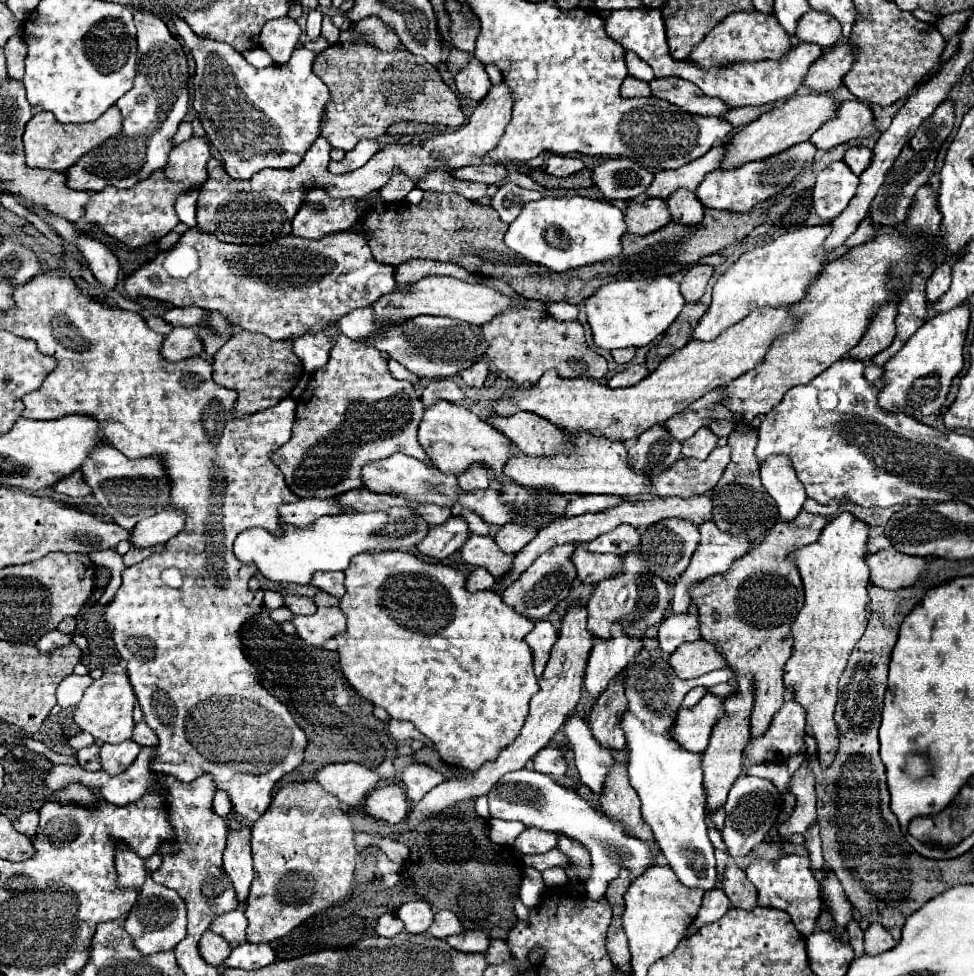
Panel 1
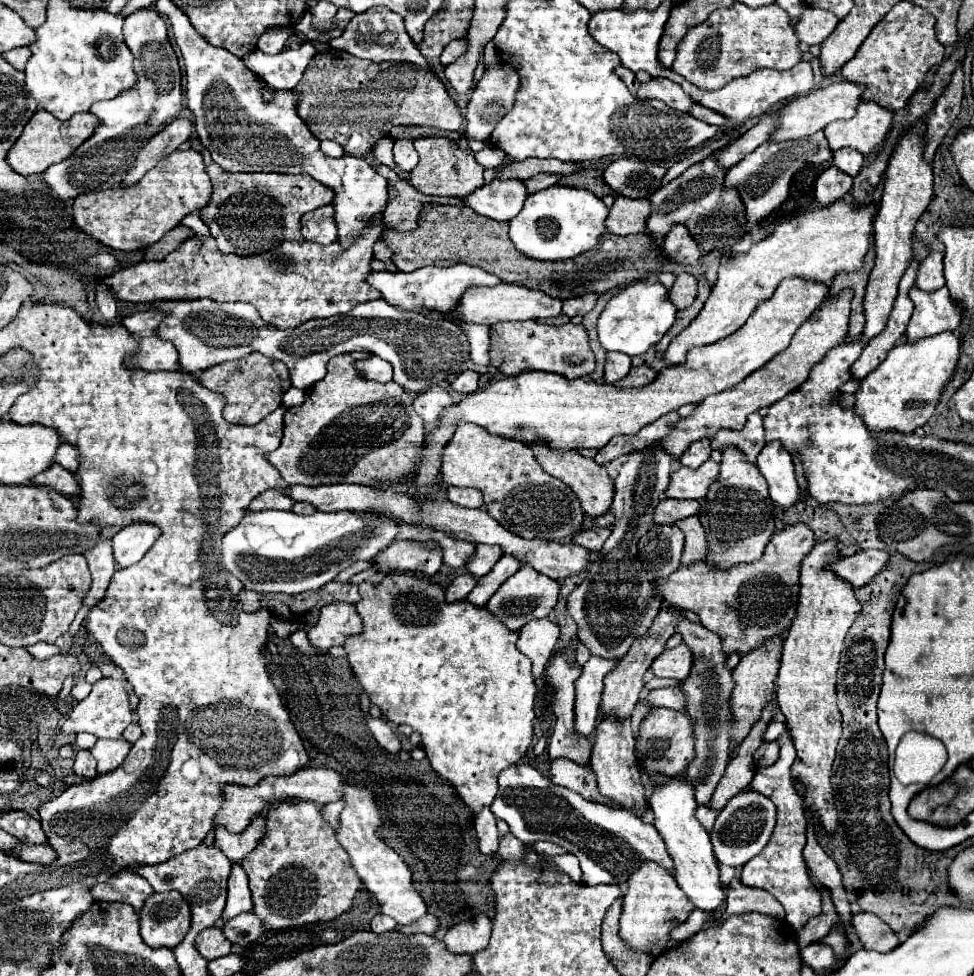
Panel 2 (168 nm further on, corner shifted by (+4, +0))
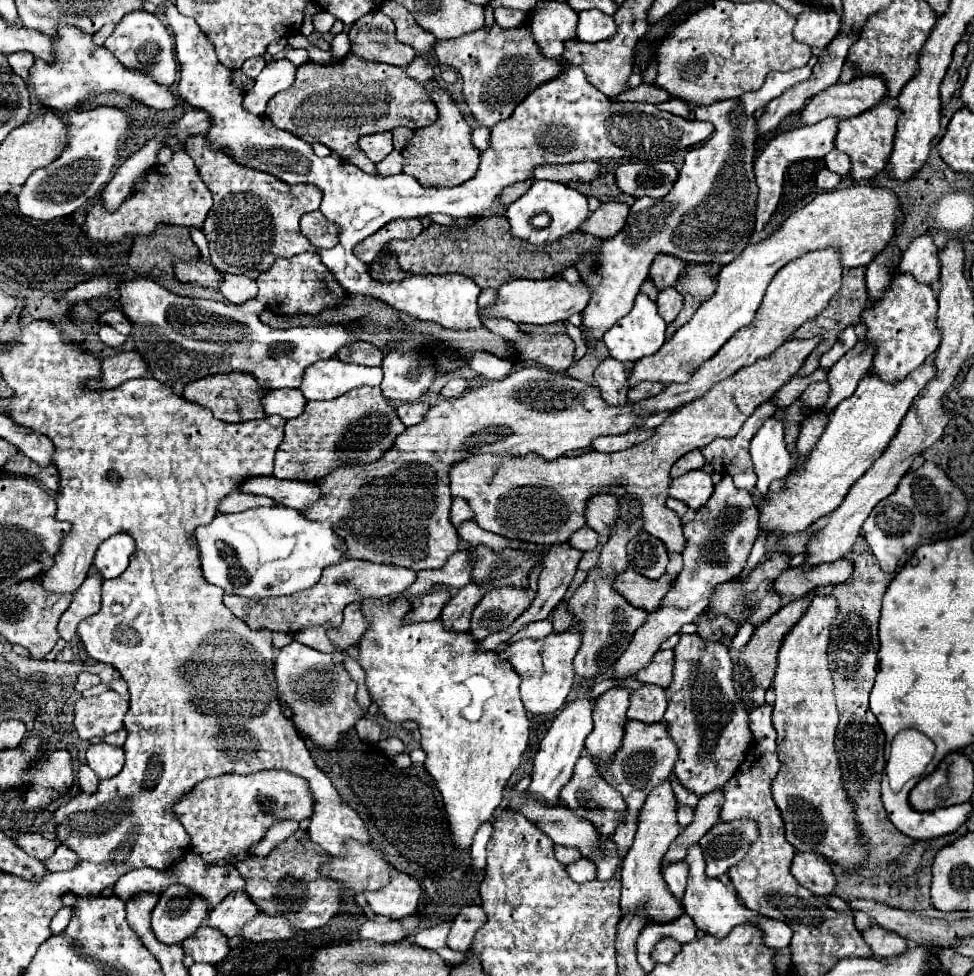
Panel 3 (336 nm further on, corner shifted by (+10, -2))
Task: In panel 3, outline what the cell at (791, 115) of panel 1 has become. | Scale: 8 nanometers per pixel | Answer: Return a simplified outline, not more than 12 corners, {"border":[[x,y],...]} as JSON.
{"border":[[880,76],[834,84],[808,100],[802,124],[852,118],[888,96]]}

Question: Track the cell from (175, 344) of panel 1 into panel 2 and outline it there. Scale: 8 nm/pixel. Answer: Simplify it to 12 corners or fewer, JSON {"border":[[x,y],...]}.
{"border":[[160,336],[140,338],[128,360],[142,370],[180,370],[174,344]]}

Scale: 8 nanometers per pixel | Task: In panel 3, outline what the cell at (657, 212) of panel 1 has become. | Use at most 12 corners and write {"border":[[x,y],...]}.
{"border":[[600,204],[580,224],[580,232],[610,238],[624,226],[630,206]]}

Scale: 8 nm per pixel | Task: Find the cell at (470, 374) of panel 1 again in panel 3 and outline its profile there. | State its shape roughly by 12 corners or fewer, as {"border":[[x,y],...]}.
{"border":[[464,378],[452,380],[440,390],[444,398],[456,398],[466,390]]}

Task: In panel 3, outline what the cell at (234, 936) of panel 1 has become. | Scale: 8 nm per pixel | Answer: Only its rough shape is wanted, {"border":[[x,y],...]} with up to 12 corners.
{"border":[[258,914],[244,926],[252,942],[288,940],[298,930],[282,916]]}

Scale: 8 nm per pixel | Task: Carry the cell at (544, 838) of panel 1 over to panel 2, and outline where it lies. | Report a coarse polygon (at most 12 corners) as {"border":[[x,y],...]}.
{"border":[[546,840],[532,844],[540,856],[564,854],[562,846]]}

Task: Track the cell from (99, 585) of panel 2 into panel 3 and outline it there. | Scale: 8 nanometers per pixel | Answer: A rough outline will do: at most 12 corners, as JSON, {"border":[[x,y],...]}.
{"border":[[92,570],[58,622],[70,642],[76,626],[102,608],[102,580]]}

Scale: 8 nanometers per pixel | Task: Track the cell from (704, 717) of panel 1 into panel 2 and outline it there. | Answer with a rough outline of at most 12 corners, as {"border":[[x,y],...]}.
{"border":[[654,708],[638,736],[638,768],[678,776],[694,760],[688,712]]}

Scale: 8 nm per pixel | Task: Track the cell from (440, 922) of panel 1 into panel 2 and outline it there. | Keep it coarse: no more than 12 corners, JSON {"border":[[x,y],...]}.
{"border":[[426,914],[410,926],[398,926],[406,934],[434,934],[440,922],[434,914]]}

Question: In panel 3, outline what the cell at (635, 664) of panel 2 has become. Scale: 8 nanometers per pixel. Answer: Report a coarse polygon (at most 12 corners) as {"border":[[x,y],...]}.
{"border":[[730,476],[684,526],[684,568],[616,662],[636,674],[736,580],[760,534]]}

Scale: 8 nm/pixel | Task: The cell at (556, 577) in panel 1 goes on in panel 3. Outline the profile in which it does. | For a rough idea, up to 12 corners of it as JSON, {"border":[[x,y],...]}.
{"border":[[526,588],[486,594],[472,612],[470,634],[484,640],[510,626],[532,602]]}

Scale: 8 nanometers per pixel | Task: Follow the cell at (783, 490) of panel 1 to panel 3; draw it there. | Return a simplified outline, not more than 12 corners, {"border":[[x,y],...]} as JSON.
{"border":[[766,418],[750,442],[764,496],[794,468],[784,422]]}

